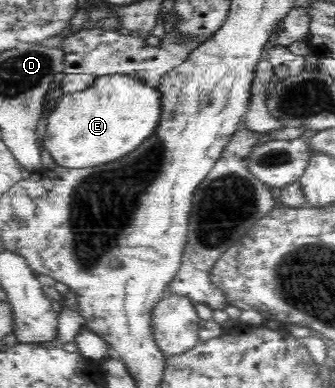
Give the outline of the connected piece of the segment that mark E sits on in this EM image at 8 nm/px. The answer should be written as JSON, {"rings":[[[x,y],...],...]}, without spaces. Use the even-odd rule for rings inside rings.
{"rings":[[[132,75],[96,77],[89,88],[58,98],[47,118],[43,146],[62,168],[93,167],[122,158],[134,152],[156,130],[161,117],[159,90]]]}

